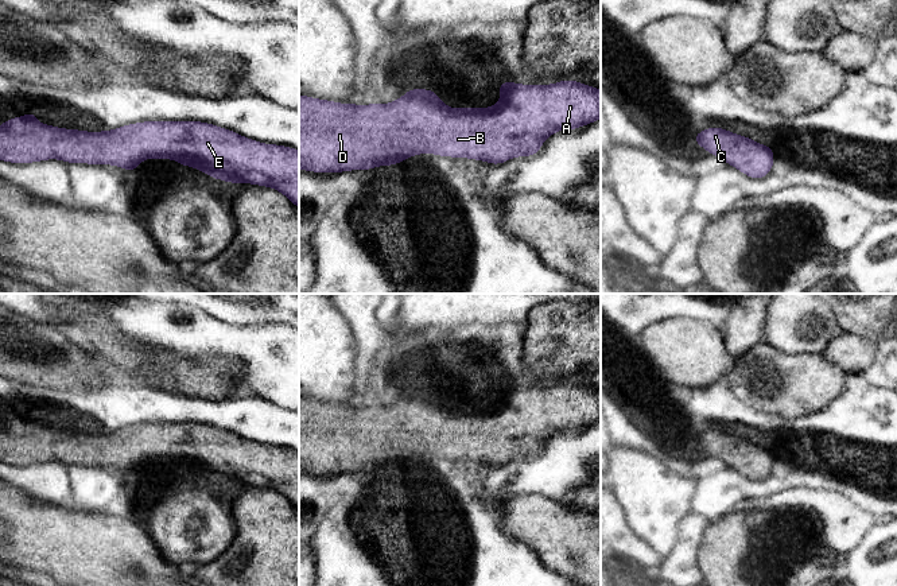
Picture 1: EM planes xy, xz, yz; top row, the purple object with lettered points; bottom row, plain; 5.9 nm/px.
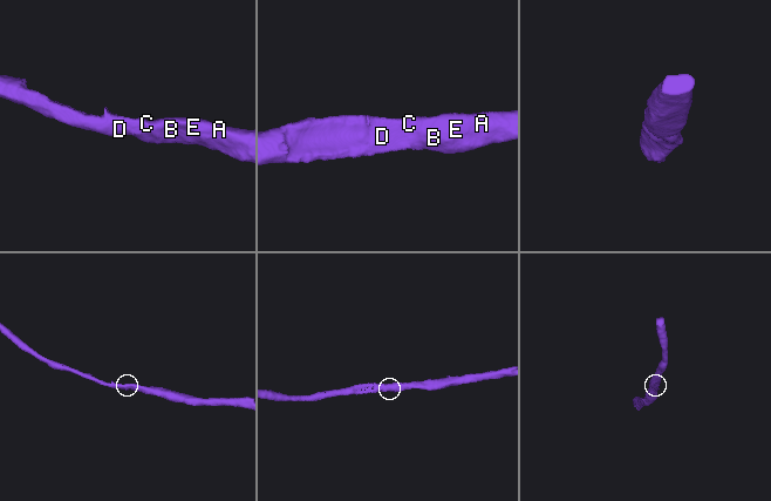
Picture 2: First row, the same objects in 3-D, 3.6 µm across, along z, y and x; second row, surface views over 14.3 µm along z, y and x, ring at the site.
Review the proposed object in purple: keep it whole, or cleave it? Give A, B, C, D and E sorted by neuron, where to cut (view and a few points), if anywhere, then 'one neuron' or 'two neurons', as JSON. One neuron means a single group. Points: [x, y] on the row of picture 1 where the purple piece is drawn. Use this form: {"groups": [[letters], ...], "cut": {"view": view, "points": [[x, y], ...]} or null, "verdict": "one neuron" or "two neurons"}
{"groups": [["A", "B", "C", "D", "E"]], "cut": null, "verdict": "one neuron"}

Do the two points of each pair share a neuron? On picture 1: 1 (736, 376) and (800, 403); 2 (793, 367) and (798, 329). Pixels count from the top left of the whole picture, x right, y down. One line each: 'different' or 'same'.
1: same
2: different

